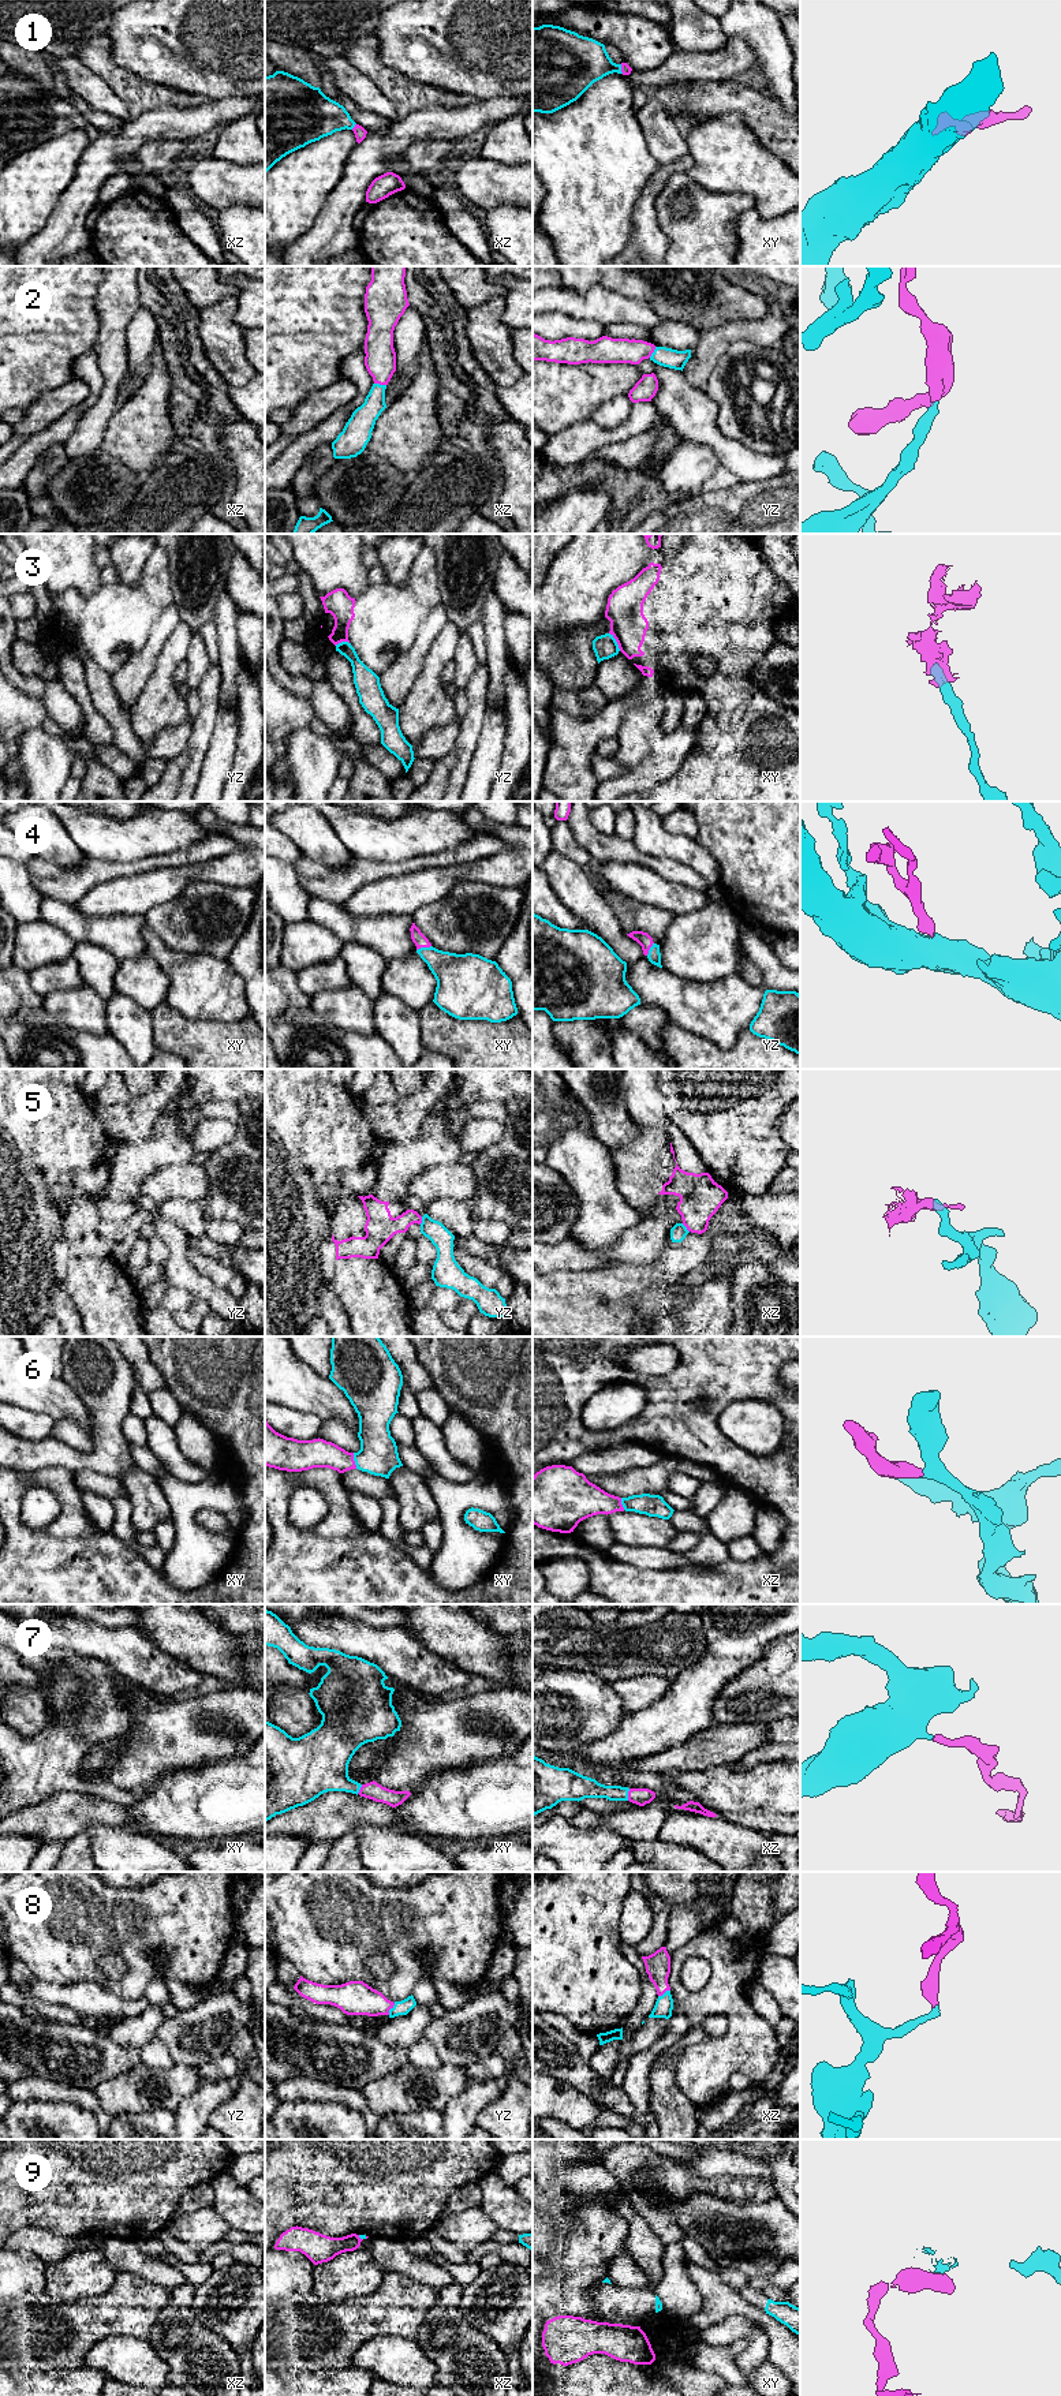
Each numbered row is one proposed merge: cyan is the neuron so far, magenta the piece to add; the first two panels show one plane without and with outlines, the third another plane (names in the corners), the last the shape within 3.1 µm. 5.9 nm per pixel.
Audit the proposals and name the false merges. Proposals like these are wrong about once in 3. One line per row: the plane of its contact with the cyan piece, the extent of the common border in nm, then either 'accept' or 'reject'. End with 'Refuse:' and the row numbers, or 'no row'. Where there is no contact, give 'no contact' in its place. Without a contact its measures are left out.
1: xz | 50 nm | accept
2: xz | 70 nm | accept
3: xy | 130 nm | reject
4: xy | 90 nm | accept
5: xz | 70 nm | reject
6: xy | 100 nm | accept
7: xz | 70 nm | accept
8: yz | 80 nm | accept
9: xz | 40 nm | reject
Refuse: 3, 5, 9

